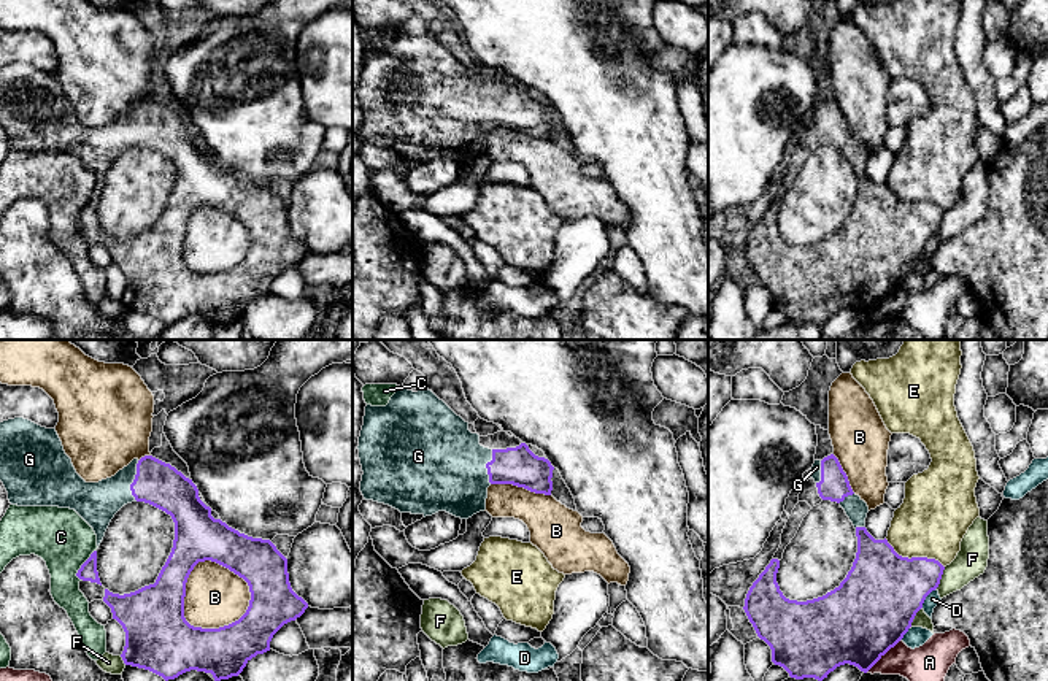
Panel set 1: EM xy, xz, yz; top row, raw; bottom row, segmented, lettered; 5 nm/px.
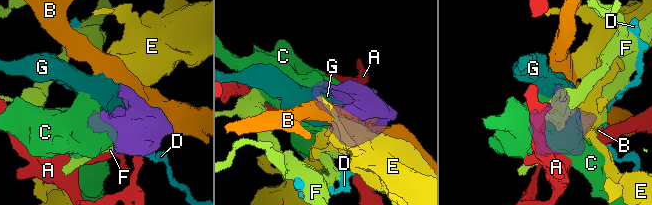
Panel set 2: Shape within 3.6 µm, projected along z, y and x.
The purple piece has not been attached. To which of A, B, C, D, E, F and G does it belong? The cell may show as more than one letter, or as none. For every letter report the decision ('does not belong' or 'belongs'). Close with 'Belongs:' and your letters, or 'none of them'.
A: does not belong
B: does not belong
C: does not belong
D: does not belong
E: does not belong
F: does not belong
G: belongs
Belongs: G

